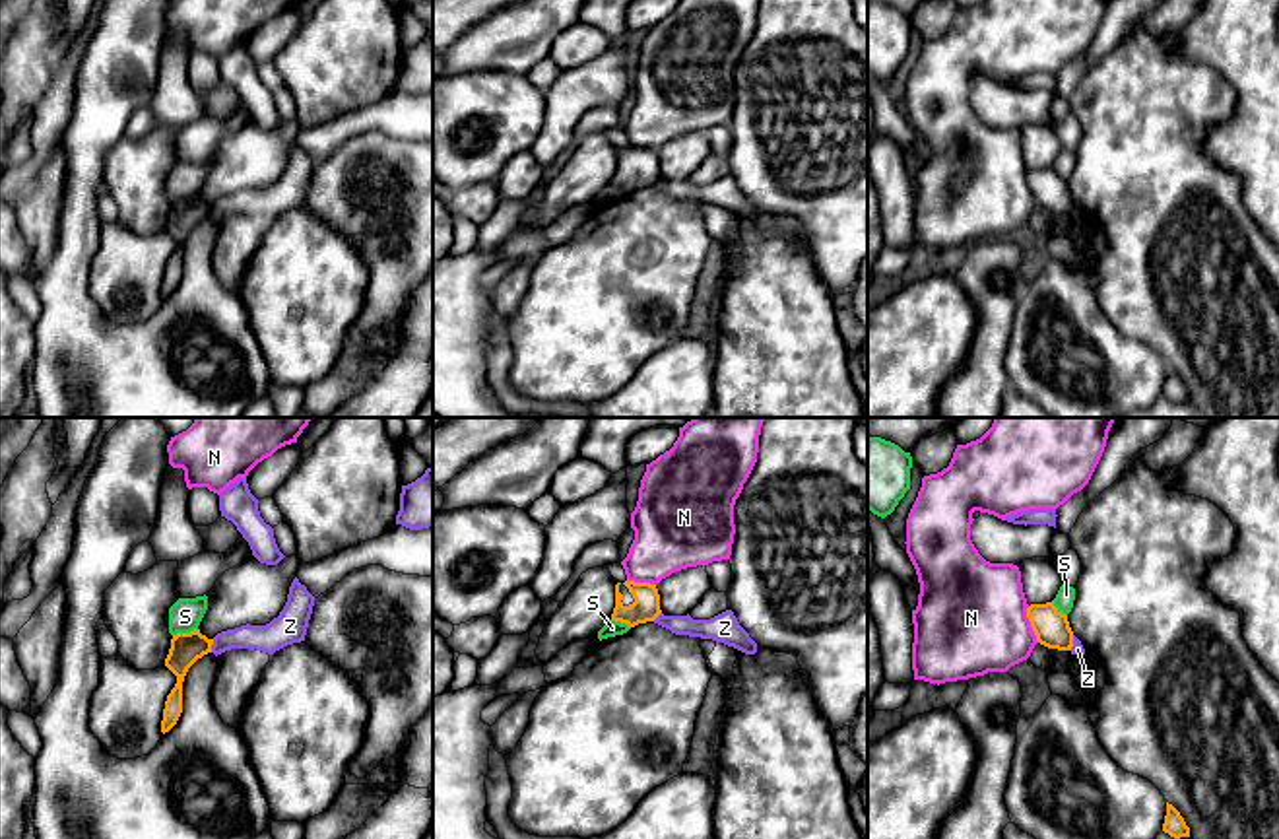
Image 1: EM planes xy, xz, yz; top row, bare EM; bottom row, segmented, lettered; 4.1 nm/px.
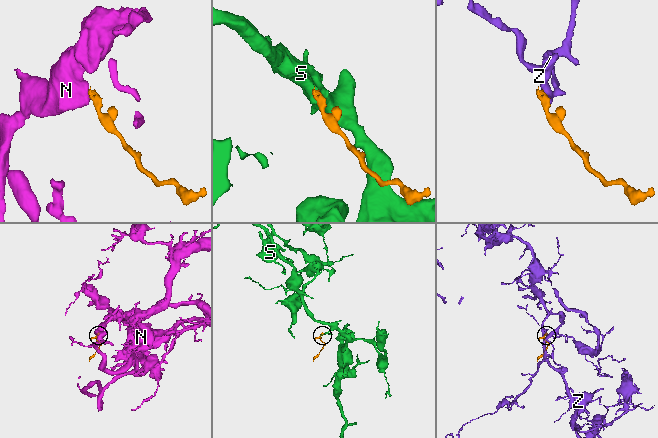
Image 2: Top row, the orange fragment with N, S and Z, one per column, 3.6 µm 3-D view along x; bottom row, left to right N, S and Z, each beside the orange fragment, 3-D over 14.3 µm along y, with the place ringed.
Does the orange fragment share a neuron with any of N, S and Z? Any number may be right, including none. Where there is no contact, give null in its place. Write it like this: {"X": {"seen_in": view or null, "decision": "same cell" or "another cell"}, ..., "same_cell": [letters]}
{"N": {"seen_in": "yz", "decision": "another cell"}, "S": {"seen_in": "xy", "decision": "another cell"}, "Z": {"seen_in": "xy", "decision": "another cell"}, "same_cell": []}

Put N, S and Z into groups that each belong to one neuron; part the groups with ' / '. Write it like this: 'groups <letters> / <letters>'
groups N / S / Z

